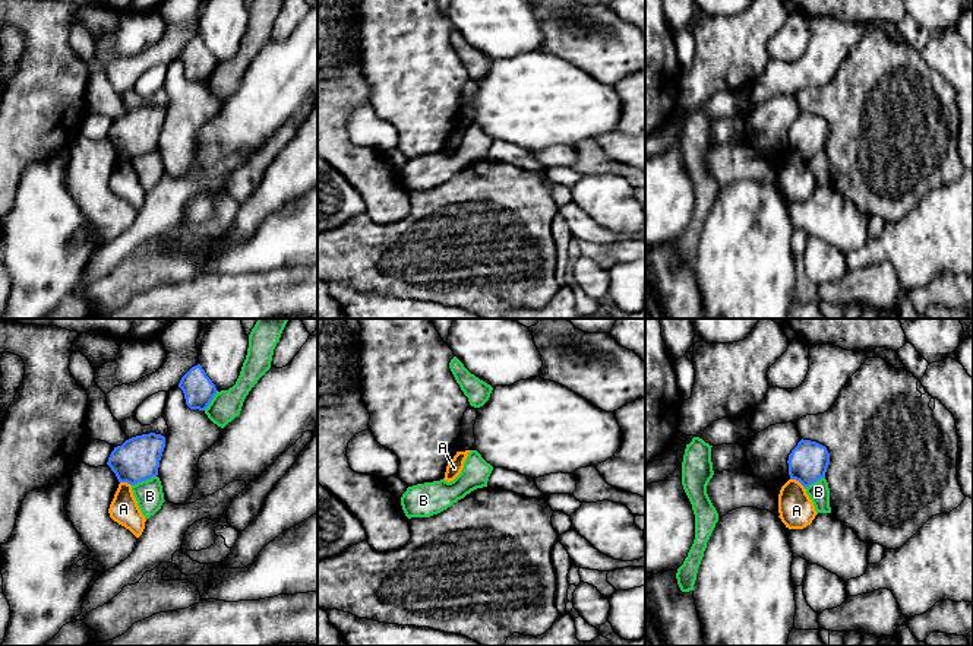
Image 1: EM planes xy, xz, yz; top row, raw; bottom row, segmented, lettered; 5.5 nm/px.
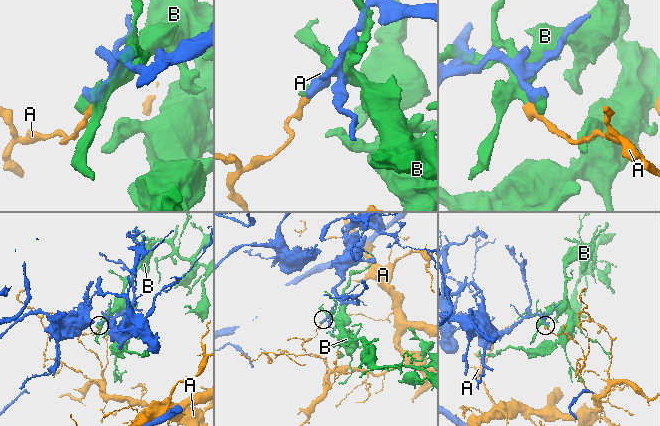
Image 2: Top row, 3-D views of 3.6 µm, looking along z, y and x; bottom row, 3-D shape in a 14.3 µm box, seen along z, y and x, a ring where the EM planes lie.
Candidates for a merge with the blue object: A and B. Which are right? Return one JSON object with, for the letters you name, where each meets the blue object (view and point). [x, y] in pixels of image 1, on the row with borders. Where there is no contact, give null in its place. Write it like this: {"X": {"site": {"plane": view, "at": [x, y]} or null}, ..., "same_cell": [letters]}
{"same_cell": []}

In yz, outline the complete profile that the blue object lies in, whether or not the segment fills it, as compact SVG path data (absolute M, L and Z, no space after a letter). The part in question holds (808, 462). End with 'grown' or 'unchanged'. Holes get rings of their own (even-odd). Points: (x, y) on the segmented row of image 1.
M802 438L789 455L787 463L790 479L799 481L806 488L825 478L830 453L825 446Z | unchanged

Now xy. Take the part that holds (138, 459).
M161 434L136 436L114 447L107 465L119 482L135 485L158 475L164 447L165 437Z | unchanged

